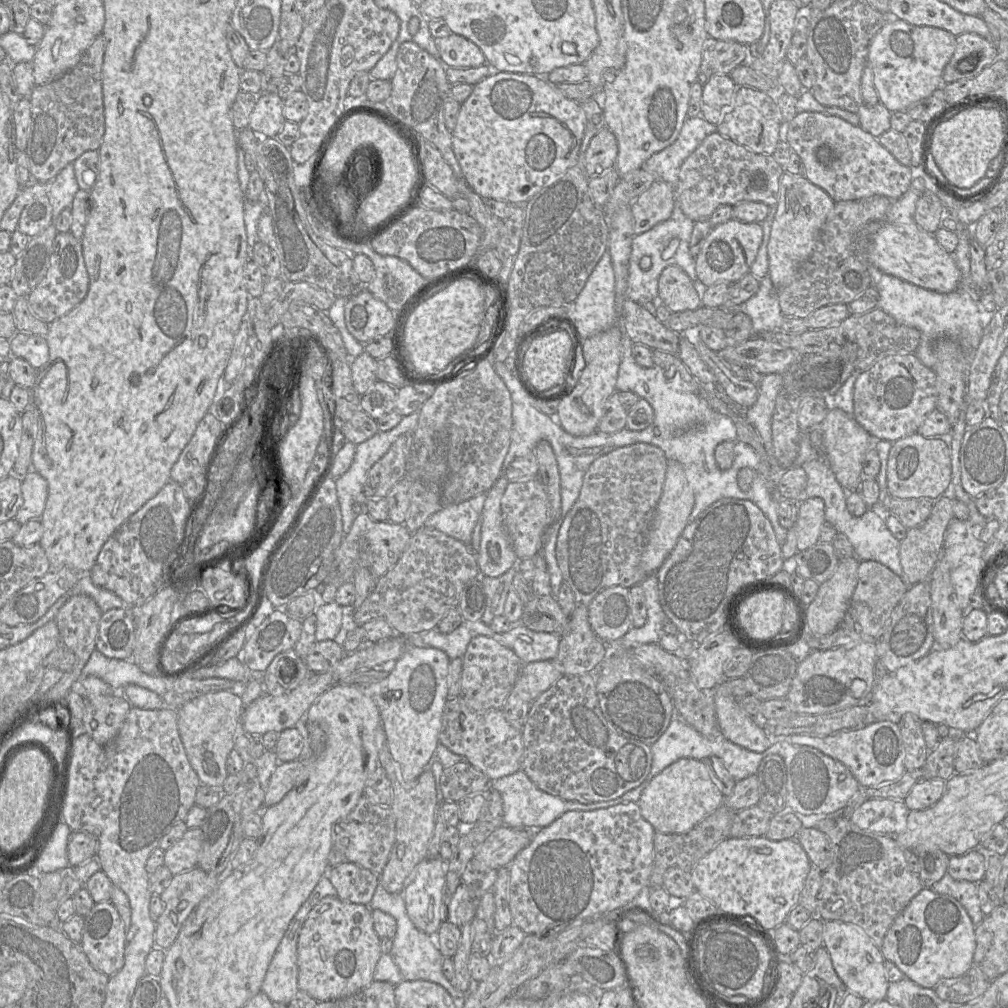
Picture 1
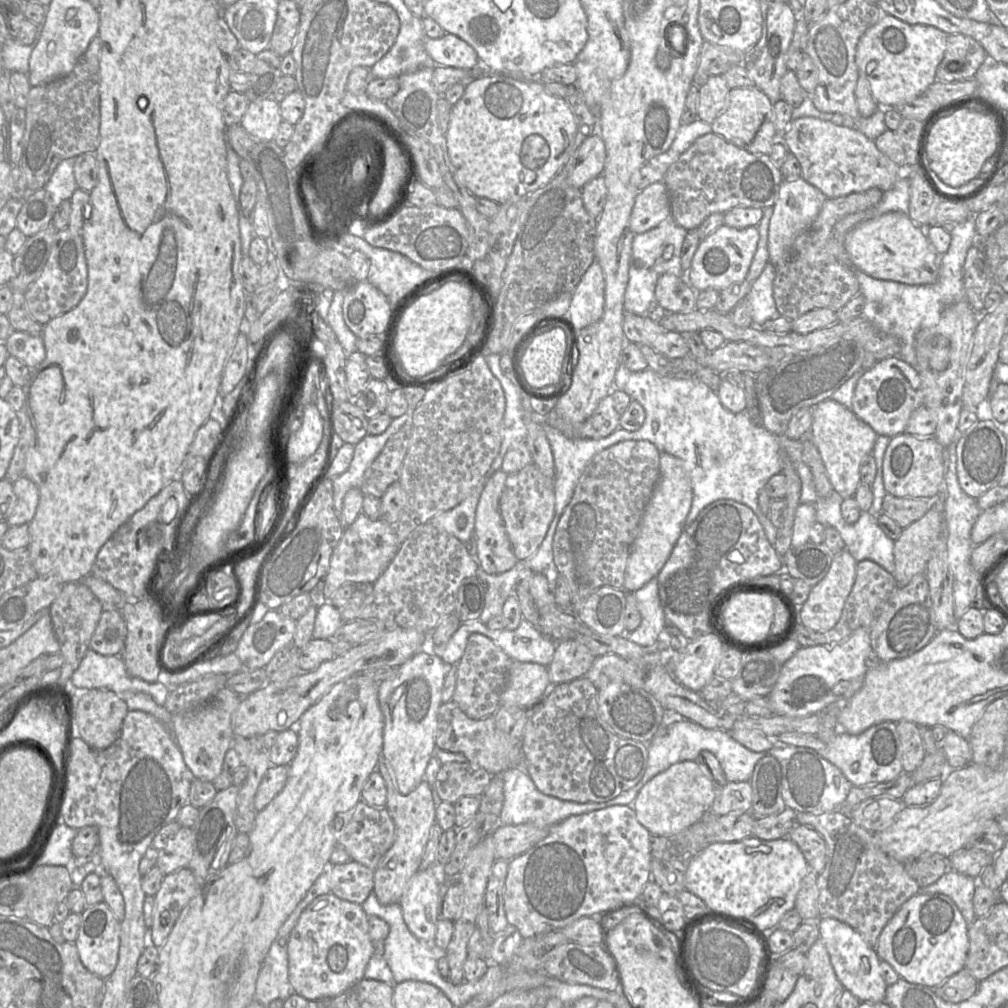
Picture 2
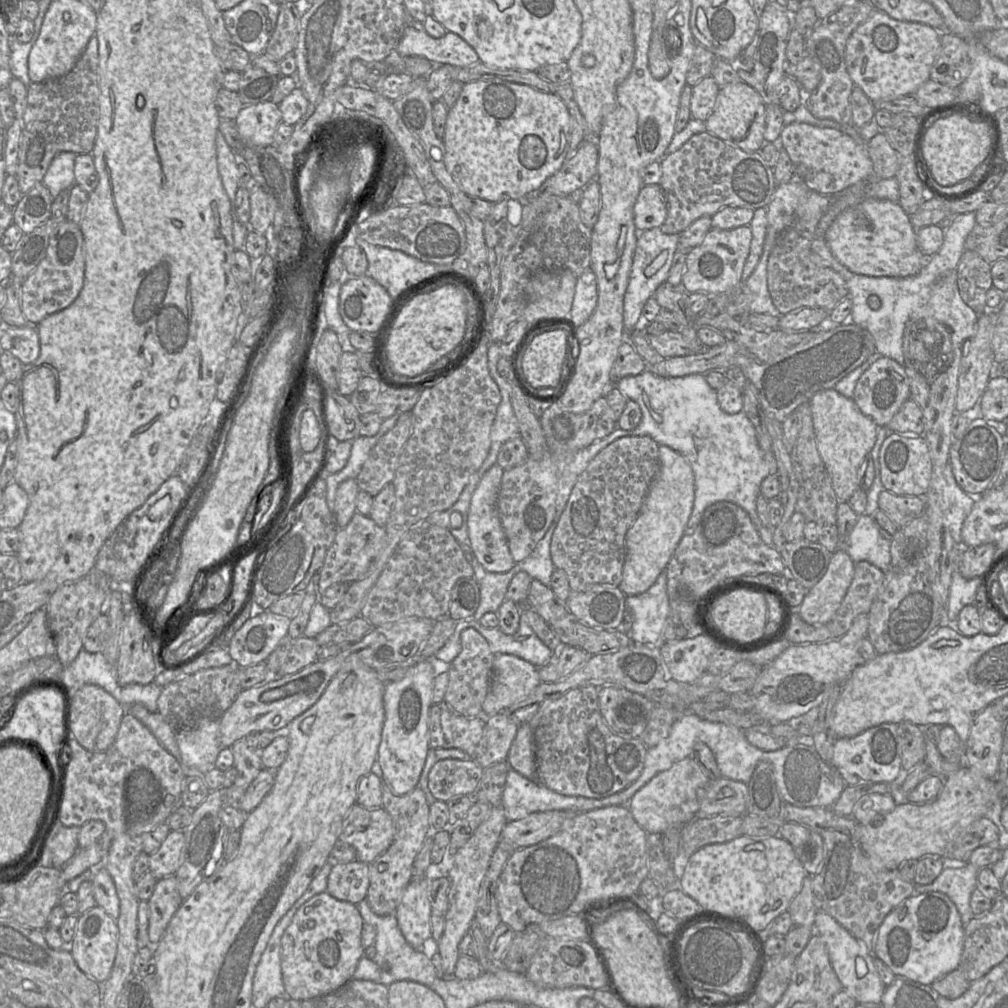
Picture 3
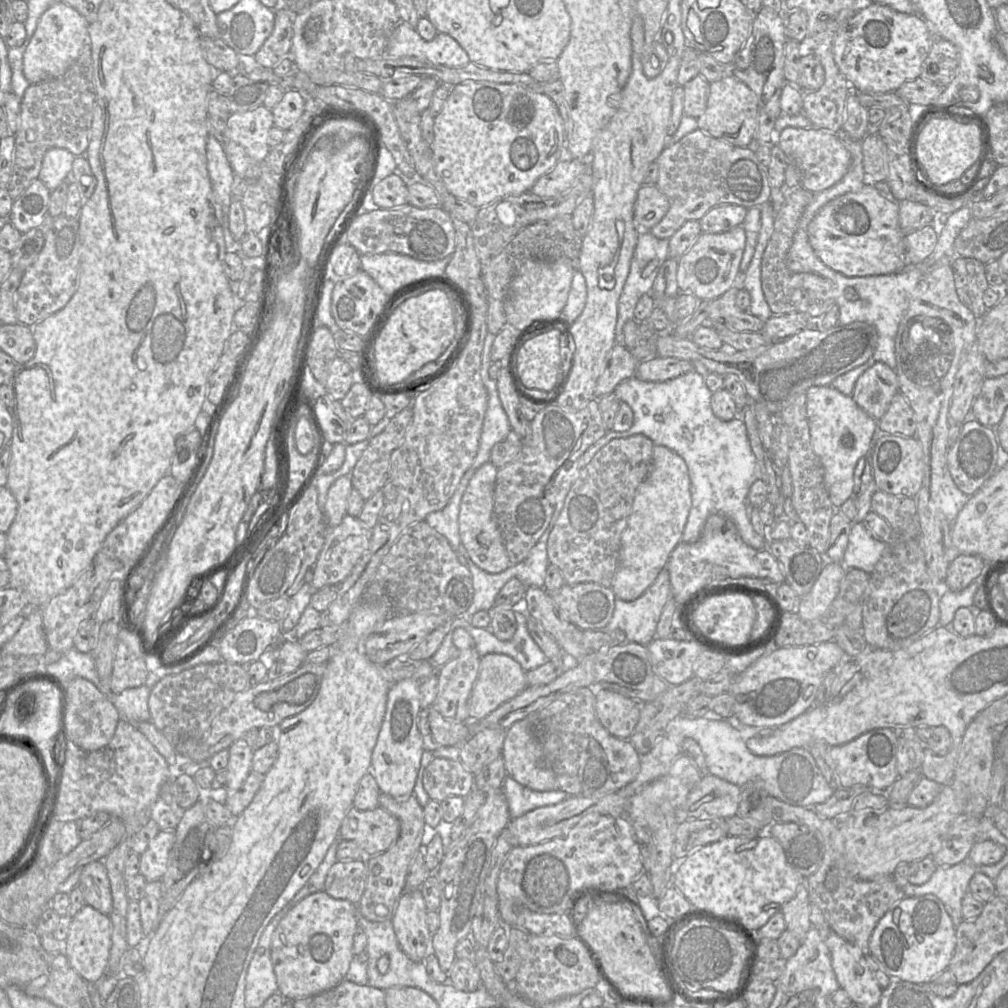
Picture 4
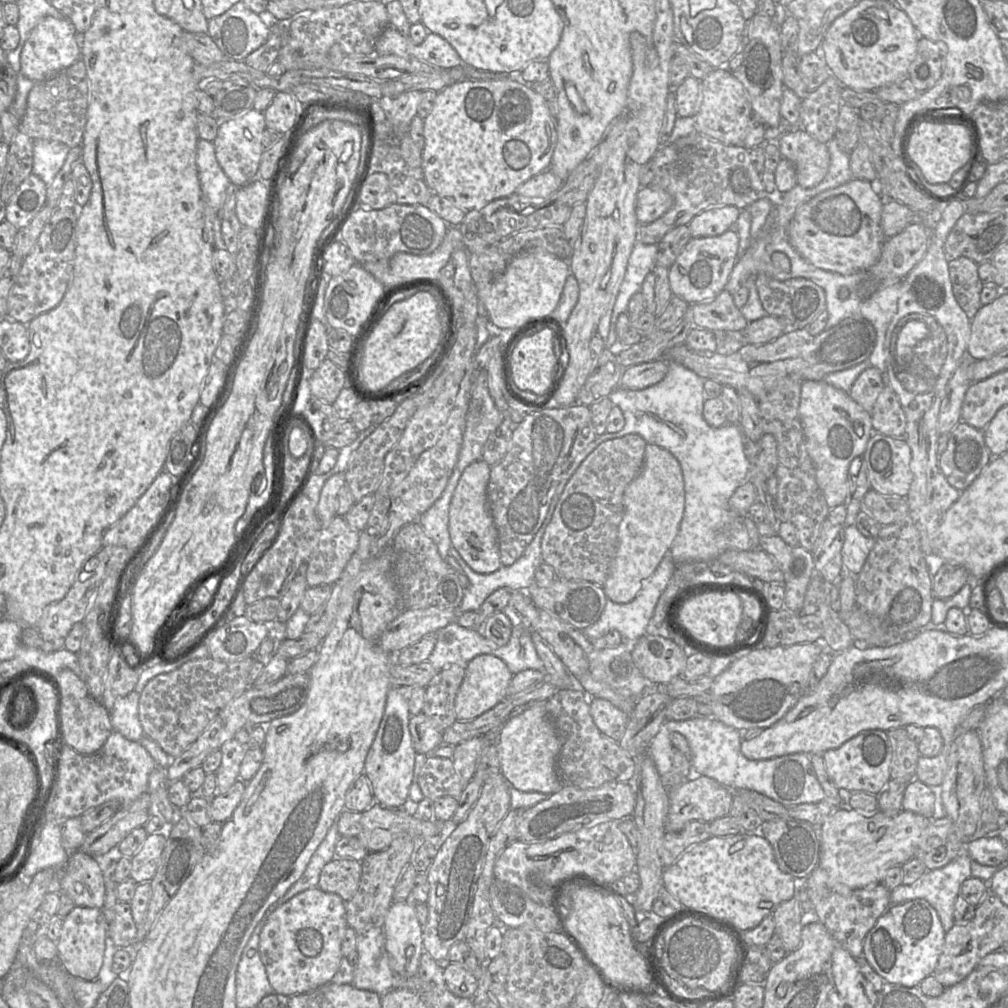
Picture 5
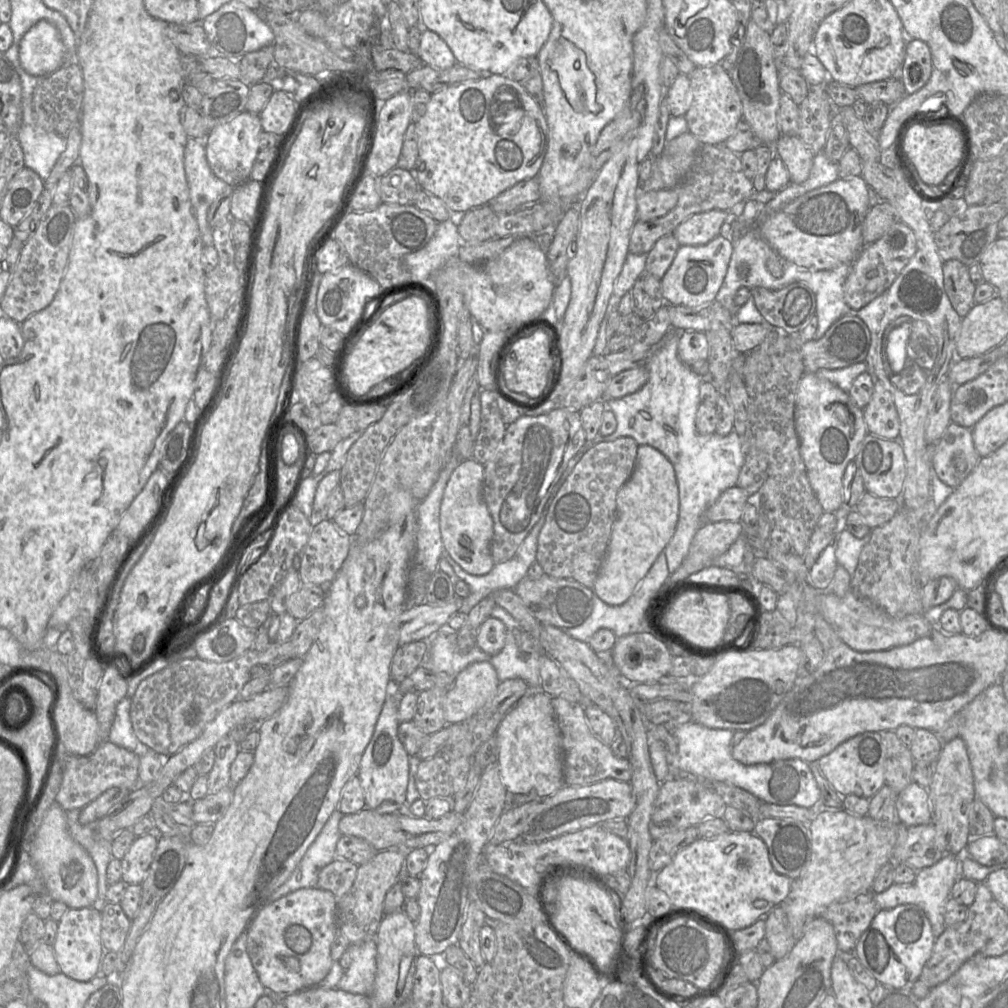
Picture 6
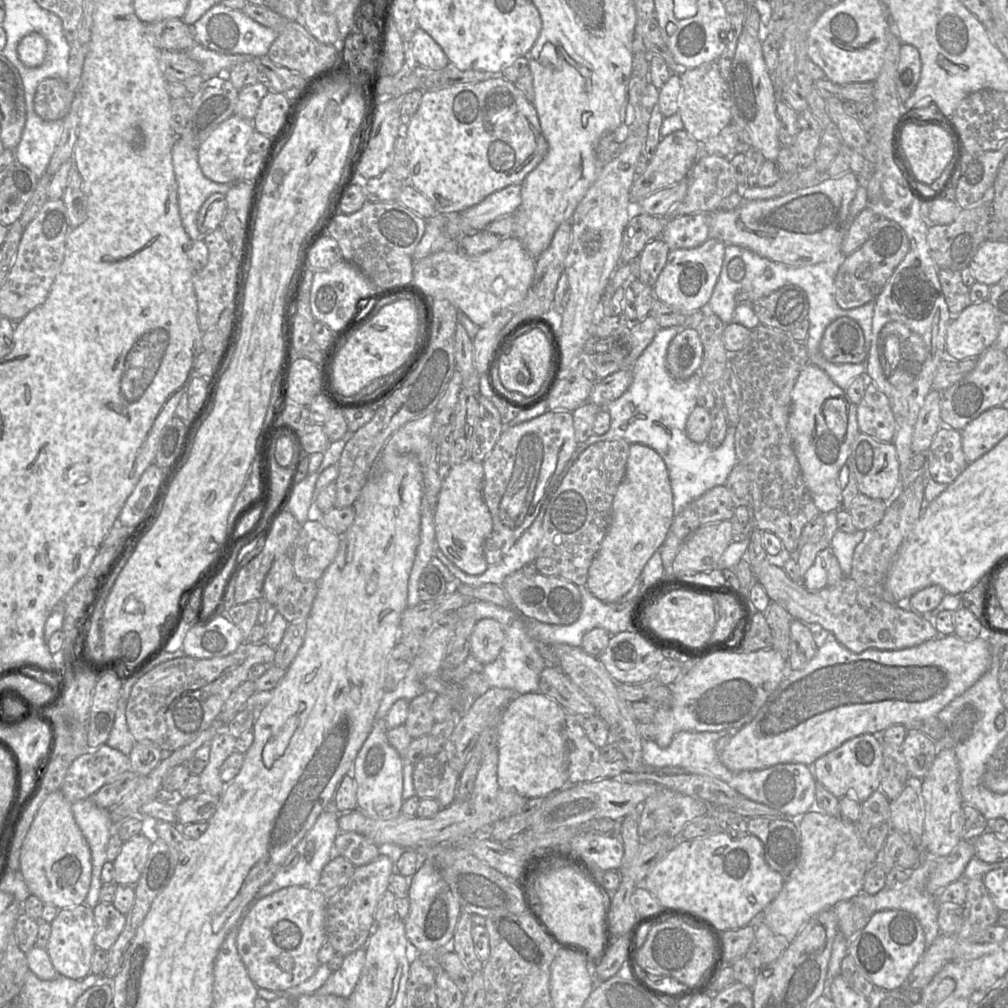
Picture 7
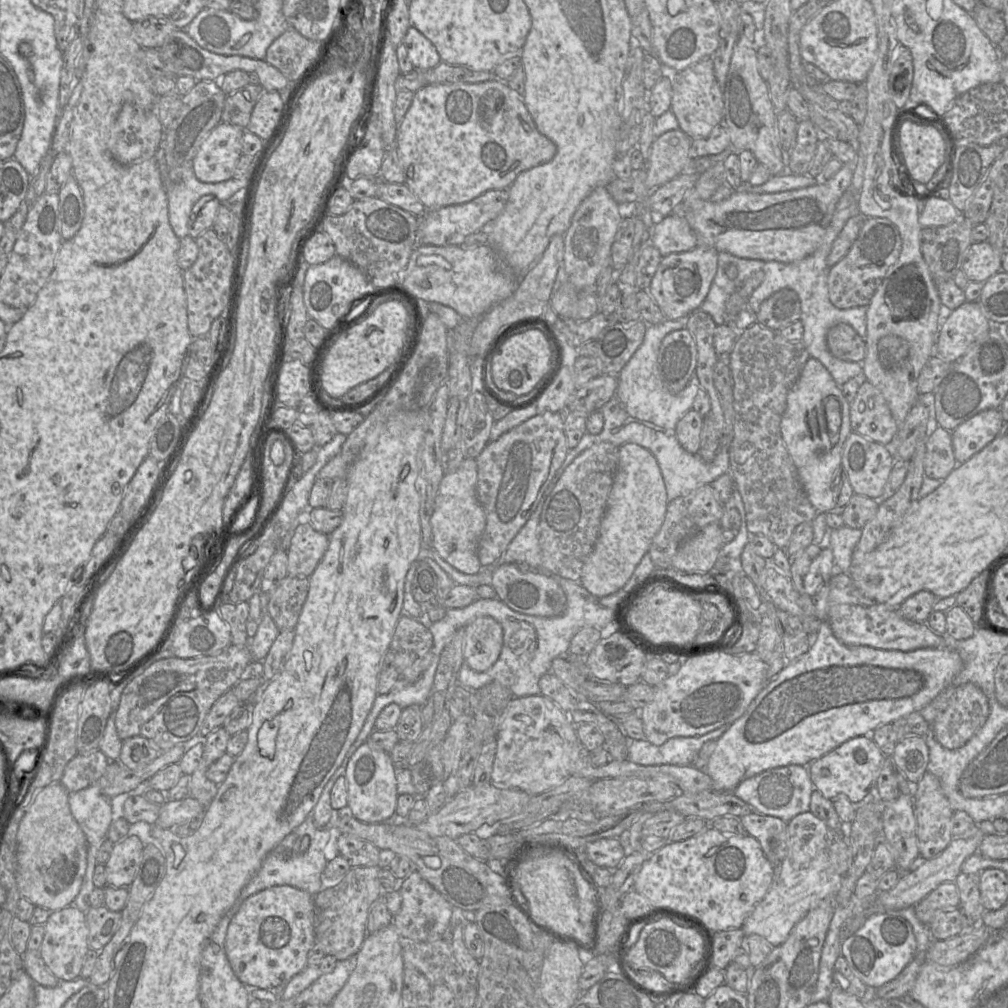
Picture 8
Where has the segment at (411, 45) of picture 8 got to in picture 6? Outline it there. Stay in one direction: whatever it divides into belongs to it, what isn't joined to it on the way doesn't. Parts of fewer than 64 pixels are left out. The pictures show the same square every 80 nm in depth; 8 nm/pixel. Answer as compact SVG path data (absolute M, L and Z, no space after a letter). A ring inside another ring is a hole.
M424 28L417 56L424 65L433 69L447 69L457 63L445 41L436 33Z

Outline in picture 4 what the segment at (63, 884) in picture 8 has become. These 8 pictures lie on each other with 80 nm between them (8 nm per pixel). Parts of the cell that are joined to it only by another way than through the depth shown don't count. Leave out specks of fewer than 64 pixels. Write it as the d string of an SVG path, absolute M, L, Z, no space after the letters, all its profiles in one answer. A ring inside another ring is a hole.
M94 861L81 868L78 887L82 891L86 905L109 915L113 908L110 882L106 867Z

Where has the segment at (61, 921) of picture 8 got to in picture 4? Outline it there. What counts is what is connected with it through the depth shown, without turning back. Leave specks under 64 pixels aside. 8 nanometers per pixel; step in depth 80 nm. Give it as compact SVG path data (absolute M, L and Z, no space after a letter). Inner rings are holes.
M85 905L73 917L65 940L64 955L70 965L90 984L97 982L108 967L112 947L112 923L109 915Z

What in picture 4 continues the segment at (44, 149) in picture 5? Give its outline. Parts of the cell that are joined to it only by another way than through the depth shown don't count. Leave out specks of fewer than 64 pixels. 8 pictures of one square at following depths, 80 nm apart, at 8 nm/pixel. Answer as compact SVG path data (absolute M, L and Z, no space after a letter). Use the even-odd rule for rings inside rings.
M50 148L46 151L38 178L53 191L70 178L75 156L65 148Z

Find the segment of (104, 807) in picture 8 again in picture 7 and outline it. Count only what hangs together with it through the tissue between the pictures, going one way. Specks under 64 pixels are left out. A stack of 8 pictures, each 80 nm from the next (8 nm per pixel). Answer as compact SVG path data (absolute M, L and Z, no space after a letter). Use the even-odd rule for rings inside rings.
M91 797L72 803L71 811L91 851L92 878L83 904L93 909L99 903L99 893L103 886L100 875L107 862L106 848L115 826L109 810L98 807Z

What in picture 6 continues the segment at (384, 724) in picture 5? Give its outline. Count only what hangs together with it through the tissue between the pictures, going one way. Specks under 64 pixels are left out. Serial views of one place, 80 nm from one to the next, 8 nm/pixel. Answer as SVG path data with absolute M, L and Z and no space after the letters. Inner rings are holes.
M390 681L386 699L375 725L373 736L360 761L358 777L364 791L365 808L379 813L395 813L406 801L409 778L409 755L398 738L399 684Z

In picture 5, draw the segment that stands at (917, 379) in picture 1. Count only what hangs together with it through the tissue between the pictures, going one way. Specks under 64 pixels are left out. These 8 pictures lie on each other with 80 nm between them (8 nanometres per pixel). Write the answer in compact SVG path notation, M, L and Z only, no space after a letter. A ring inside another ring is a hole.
M869 367L859 375L848 394L866 412L871 414L884 386L882 373L875 367Z

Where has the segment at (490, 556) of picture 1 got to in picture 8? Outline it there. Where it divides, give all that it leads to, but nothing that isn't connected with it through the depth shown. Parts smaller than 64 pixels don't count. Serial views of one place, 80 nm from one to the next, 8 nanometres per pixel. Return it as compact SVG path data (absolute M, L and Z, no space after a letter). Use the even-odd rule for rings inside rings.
M466 458L455 472L445 474L440 482L430 520L432 547L446 562L465 574L477 574L483 568L477 547L486 527L486 516L477 497L477 480L477 462L471 458Z

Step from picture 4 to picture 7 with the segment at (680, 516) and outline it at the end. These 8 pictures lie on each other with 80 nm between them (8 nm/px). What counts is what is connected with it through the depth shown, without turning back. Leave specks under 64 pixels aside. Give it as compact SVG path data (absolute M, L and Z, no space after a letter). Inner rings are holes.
M640 443L631 444L626 473L613 499L608 531L588 569L585 587L589 592L606 603L615 602L624 596L632 588L648 560L663 544L674 516L673 494L663 459L649 446Z

